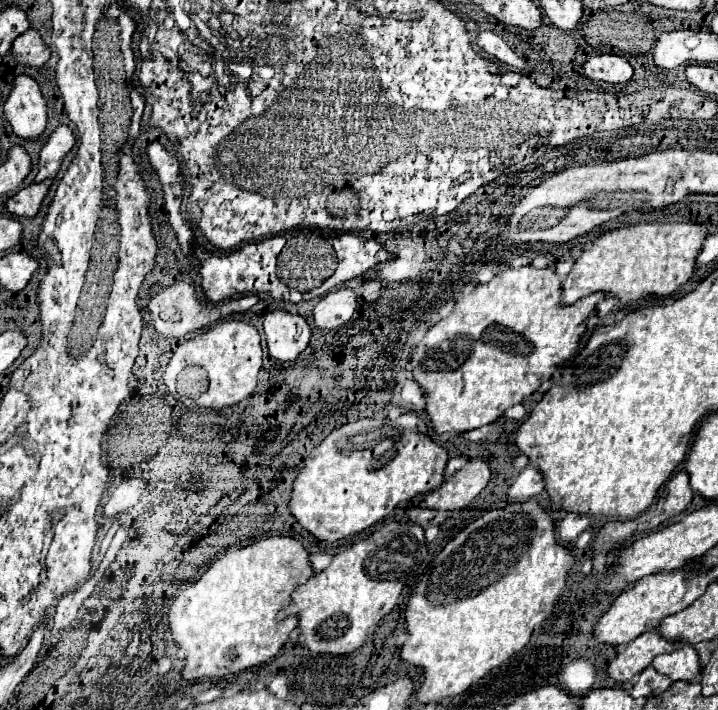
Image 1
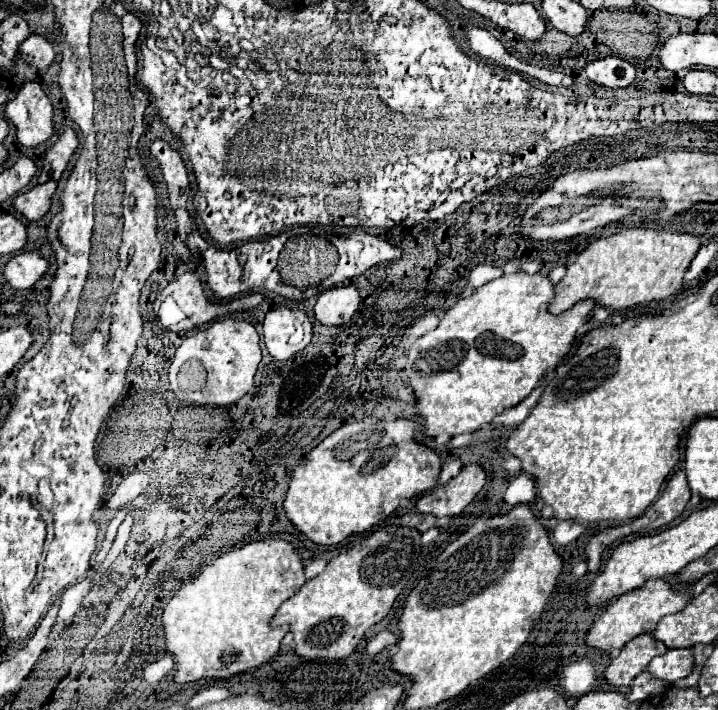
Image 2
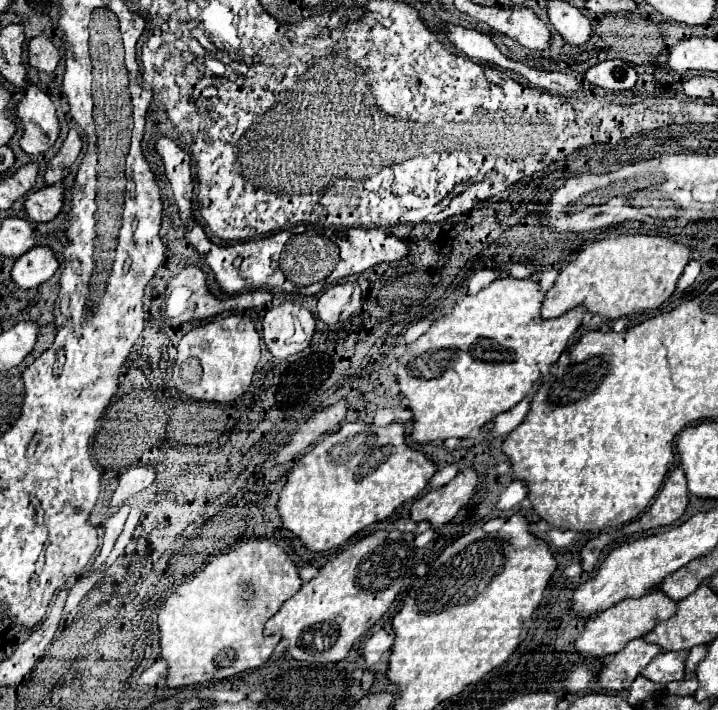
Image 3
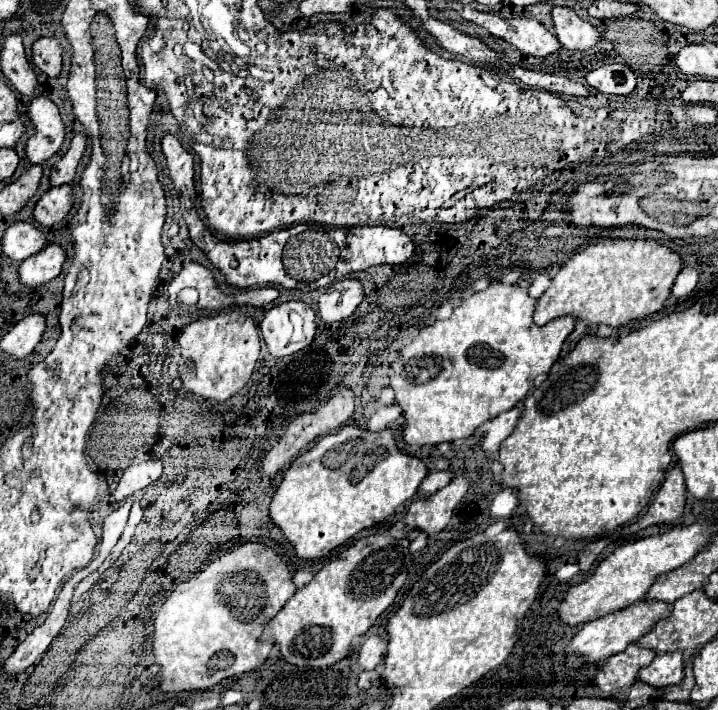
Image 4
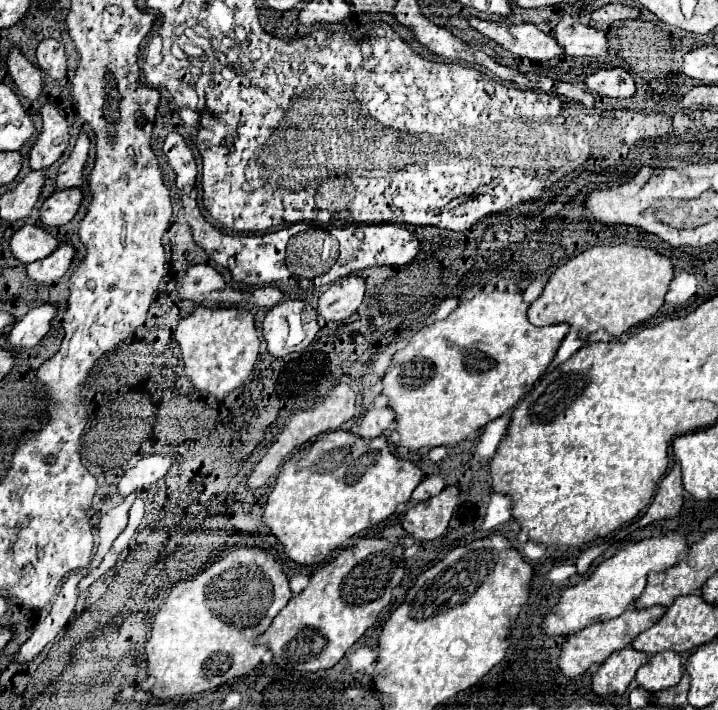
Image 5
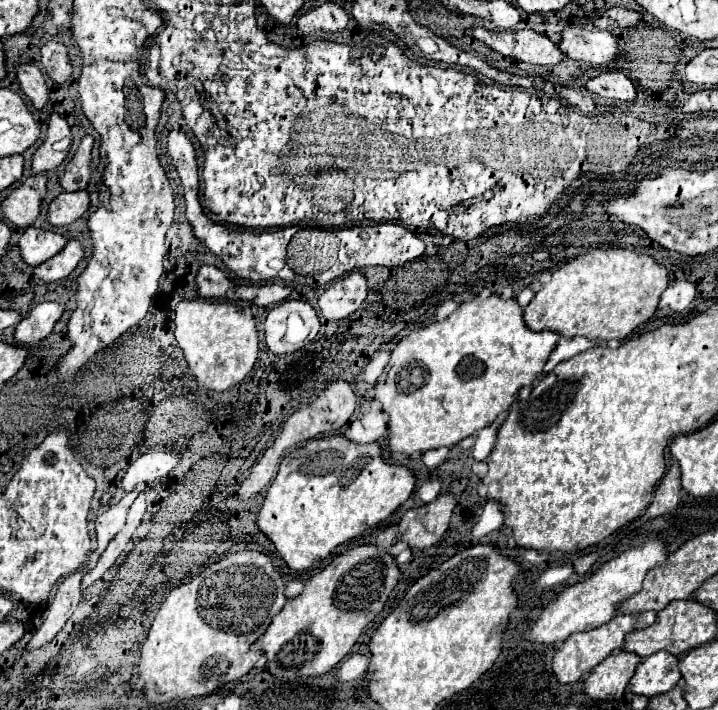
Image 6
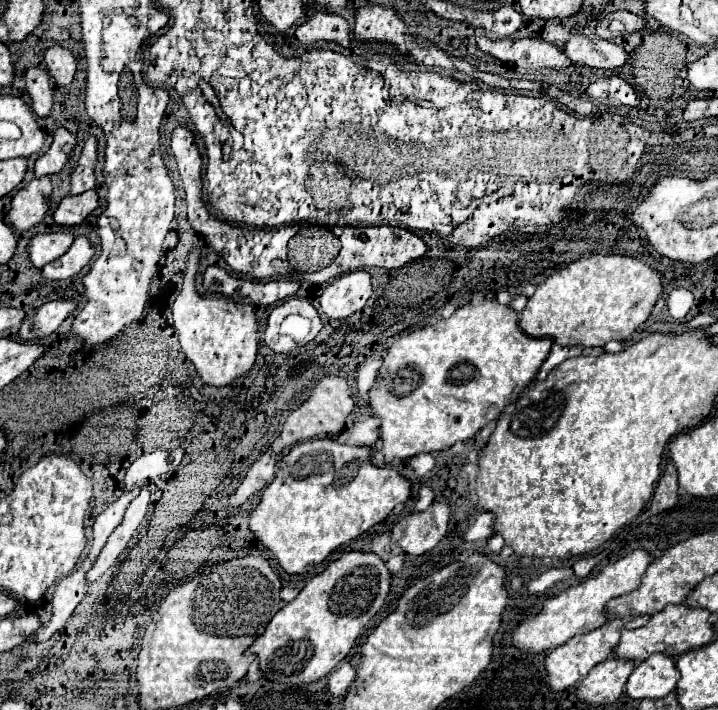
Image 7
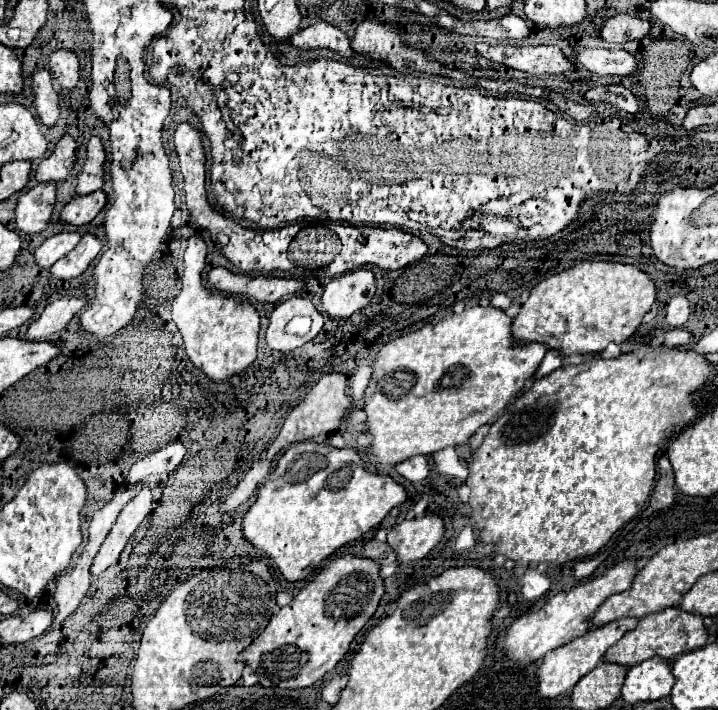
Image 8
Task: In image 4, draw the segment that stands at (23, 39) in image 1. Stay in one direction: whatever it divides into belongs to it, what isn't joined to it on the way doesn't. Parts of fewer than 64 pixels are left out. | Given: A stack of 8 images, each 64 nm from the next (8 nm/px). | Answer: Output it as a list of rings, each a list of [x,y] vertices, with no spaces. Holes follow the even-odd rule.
[[[38,38],[32,44],[32,64],[38,72],[58,76],[62,70],[62,46],[54,38]]]

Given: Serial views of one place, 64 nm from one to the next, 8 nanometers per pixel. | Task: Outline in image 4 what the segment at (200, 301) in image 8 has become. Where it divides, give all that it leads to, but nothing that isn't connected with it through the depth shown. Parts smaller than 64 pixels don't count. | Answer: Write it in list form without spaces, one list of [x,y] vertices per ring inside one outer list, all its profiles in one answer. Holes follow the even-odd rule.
[[[230,312],[200,318],[188,324],[178,334],[178,344],[182,348],[180,362],[184,364],[182,382],[192,384],[198,396],[218,402],[230,400],[248,384],[260,354],[260,338],[254,322],[246,316],[234,316]]]

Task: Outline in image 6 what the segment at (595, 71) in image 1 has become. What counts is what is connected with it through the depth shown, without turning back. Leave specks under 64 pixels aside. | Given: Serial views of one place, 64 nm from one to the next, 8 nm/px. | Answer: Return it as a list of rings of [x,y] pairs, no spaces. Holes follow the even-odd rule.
[[[618,70],[602,72],[596,78],[590,78],[586,88],[602,98],[614,98],[614,100],[634,100],[636,98],[636,88],[632,80]]]

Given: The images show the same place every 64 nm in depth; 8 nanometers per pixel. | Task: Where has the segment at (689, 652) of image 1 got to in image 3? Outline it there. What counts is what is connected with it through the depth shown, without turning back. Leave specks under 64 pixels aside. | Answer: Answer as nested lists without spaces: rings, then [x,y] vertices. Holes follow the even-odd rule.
[[[662,652],[658,654],[644,670],[642,676],[654,680],[654,682],[672,682],[672,680],[682,680],[684,678],[684,662],[686,662],[688,652]]]

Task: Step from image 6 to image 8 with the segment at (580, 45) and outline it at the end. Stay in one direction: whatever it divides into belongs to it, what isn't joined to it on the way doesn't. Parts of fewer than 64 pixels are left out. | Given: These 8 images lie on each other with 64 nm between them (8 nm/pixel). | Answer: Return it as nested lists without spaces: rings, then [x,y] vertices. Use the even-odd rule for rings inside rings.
[[[576,44],[574,46],[574,62],[578,66],[588,68],[598,76],[616,74],[620,78],[632,74],[638,68],[638,60],[624,52],[624,50],[610,50],[610,48],[586,48]]]

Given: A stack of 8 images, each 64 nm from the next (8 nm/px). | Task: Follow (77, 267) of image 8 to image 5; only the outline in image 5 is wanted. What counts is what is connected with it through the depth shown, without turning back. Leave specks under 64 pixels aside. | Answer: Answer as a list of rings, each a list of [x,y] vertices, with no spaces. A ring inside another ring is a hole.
[[[68,244],[58,246],[50,256],[26,264],[26,274],[34,282],[54,282],[66,274],[70,262],[74,258],[74,248]]]

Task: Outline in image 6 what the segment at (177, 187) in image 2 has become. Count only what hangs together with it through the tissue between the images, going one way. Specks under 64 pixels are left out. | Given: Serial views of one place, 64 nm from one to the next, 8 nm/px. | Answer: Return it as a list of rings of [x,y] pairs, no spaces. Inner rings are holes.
[[[172,130],[168,134],[168,154],[174,162],[174,168],[180,176],[184,198],[188,204],[198,204],[198,166],[194,146],[188,136],[180,130]]]

